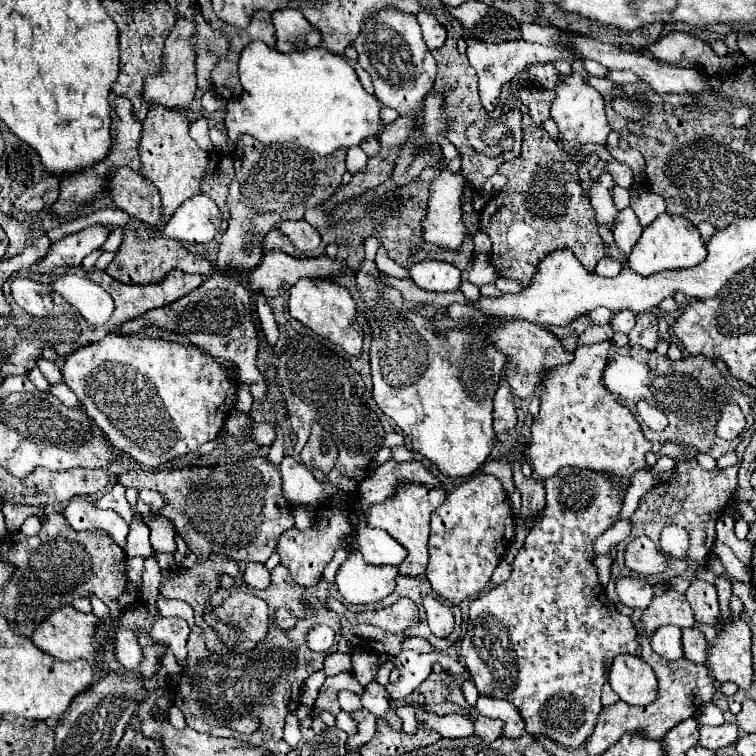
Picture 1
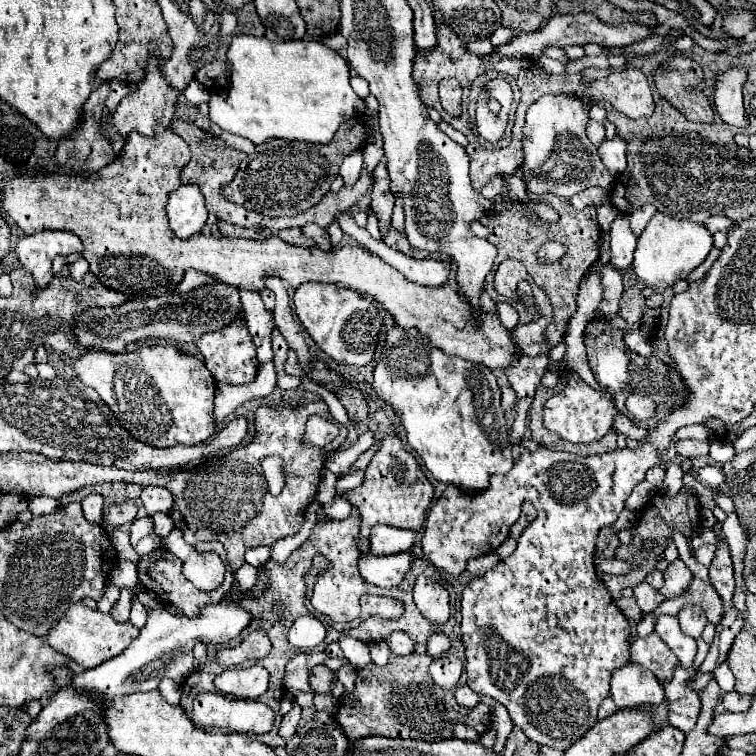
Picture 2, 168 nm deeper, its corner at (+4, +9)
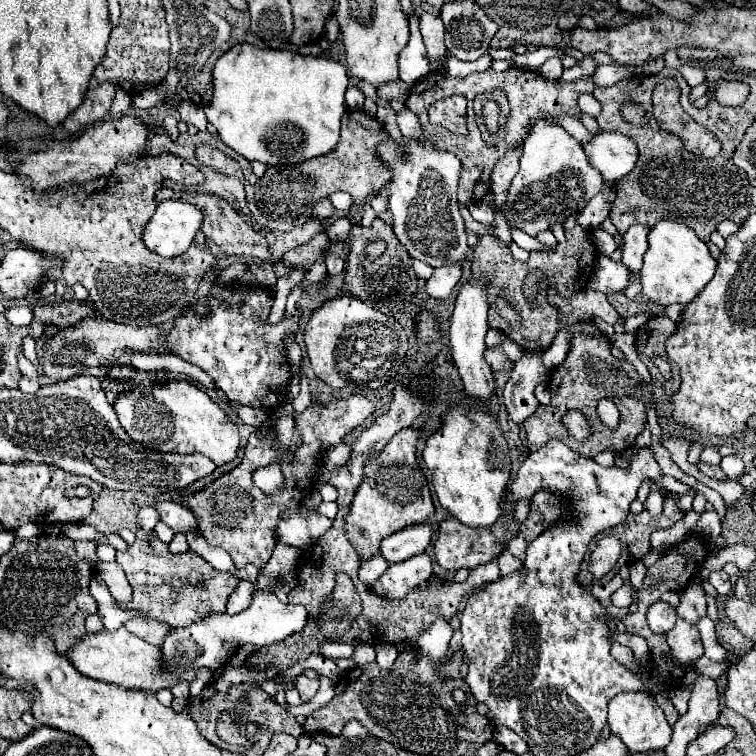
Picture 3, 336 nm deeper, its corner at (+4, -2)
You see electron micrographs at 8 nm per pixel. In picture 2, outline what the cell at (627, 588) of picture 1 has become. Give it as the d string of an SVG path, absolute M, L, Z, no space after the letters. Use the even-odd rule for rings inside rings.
M639 583L633 587L633 597L637 599L637 605L641 607L643 613L651 613L661 601L661 593L657 589L653 589L649 583Z

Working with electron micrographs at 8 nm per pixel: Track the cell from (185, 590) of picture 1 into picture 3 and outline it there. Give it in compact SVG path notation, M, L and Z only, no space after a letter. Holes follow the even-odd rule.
M136 531L136 541L127 552L117 554L117 562L127 574L133 588L133 600L119 606L123 610L143 612L147 618L163 620L177 626L189 626L195 620L209 616L211 612L225 612L227 598L239 583L231 574L221 574L211 564L207 564L195 552L171 554L169 548L155 536L155 532Z

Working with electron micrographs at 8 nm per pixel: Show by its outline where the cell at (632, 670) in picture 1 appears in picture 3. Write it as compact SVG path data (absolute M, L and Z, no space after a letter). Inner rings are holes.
M621 692L619 696L615 696L609 702L607 724L611 728L611 734L621 738L629 752L663 750L671 742L671 726L667 724L663 710L647 692Z

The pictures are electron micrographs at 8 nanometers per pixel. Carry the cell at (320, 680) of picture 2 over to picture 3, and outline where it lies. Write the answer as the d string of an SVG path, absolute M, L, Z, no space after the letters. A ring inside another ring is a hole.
M301 674L297 678L297 688L299 688L299 694L301 694L303 702L309 702L315 696L317 688L319 688L319 680L311 680L311 678L307 678L307 676Z

